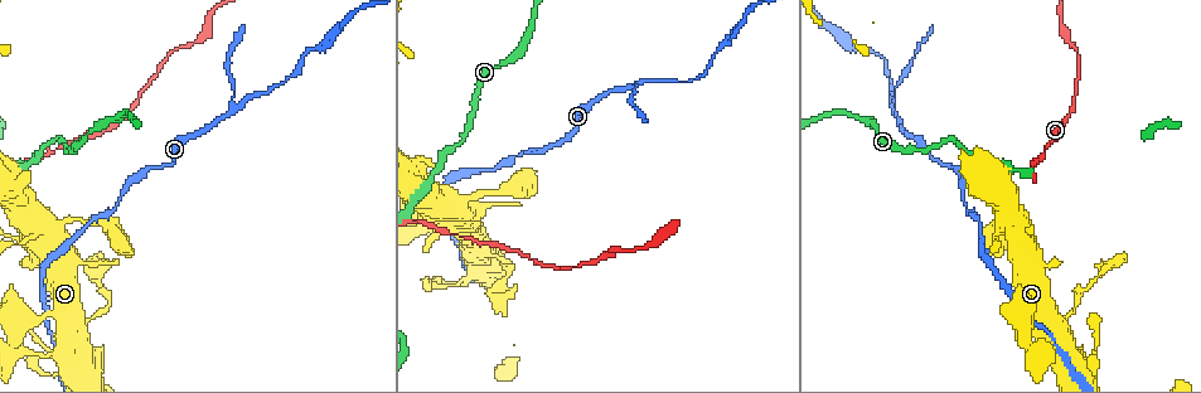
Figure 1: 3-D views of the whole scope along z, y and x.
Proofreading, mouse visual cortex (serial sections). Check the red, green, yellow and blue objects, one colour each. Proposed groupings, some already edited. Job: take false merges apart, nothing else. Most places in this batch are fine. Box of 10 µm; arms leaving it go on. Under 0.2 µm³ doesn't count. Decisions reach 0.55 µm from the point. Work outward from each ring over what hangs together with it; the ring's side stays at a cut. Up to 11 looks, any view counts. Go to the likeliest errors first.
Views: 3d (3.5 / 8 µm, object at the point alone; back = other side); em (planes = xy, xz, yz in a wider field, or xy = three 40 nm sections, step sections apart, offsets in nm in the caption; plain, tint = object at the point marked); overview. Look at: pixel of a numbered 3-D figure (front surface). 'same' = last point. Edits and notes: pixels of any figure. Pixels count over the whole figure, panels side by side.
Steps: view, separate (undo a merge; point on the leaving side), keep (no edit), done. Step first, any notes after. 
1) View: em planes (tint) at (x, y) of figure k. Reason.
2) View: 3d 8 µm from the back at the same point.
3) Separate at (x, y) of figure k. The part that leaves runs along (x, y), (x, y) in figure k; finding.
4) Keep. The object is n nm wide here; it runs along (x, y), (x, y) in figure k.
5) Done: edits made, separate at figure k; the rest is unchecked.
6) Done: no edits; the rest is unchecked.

View: 3d 3.5 µm at (1001, 226) of figure 1. Abrupt turn.

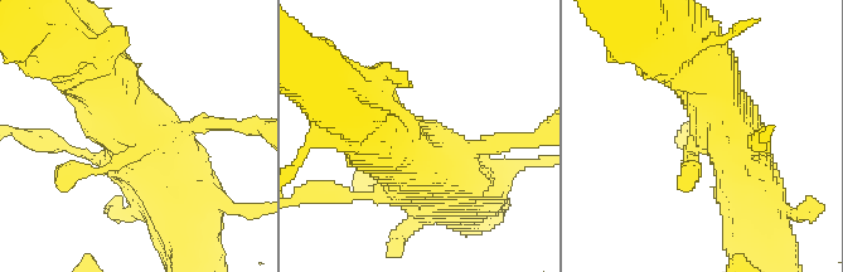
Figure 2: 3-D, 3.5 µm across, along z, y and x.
View: em xy step 2 (tint) at (147, 138) of figure 2. Shape alone is not enough.

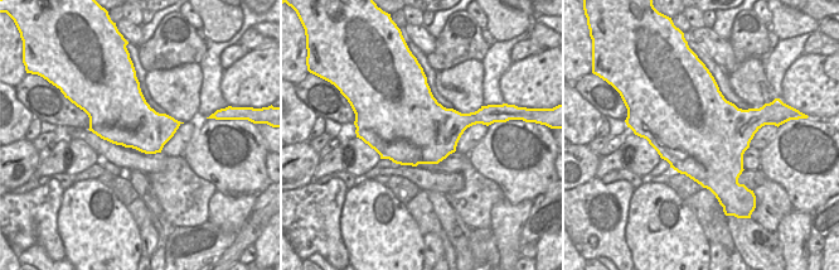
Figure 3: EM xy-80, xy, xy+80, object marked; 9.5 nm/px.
Keep. The object is 750 nm wide here; it runs along (185, 224), (159, 155), (108, 86) in figure 2; continuous, no second cell.

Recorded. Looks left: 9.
View: 3d 3.5 µm at (32, 318) of figure 1. Branch point.

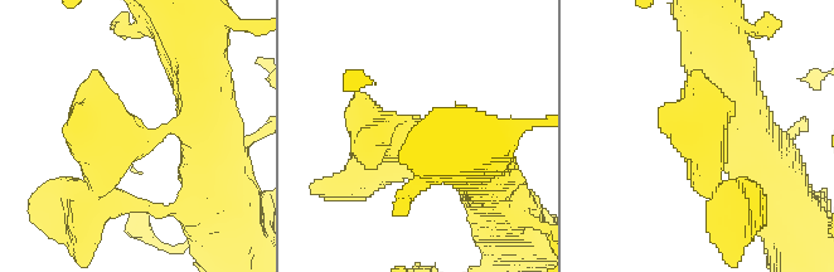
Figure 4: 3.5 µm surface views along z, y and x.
View: em xy step 5 (tint) at (137, 135) of figure 4. Need the tissue.

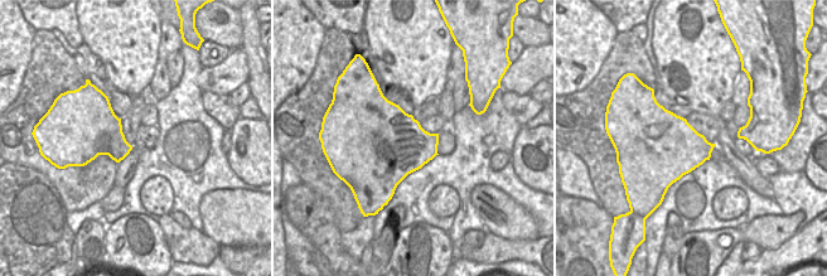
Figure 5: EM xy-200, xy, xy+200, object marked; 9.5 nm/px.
Keep. It runs along (192, 122), (126, 137), (88, 215) in figure 4; all the same cell.

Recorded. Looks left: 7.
View: 3d 3.5 µm at (890, 87) of figure 1. A narrow waist.

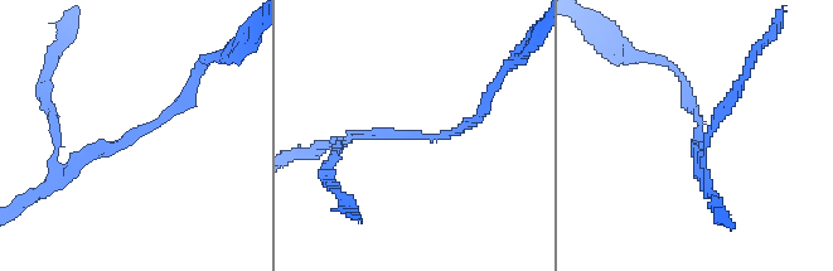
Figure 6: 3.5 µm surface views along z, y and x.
View: em xy step 1 (tint) at (434, 137) of figure 6. The arms are 150, 150 nm wide.

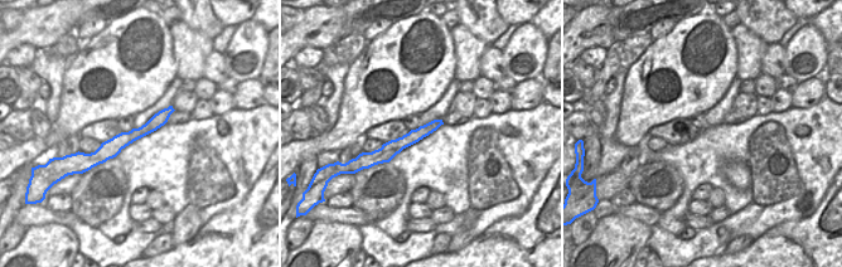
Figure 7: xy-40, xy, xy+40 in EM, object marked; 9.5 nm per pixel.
View: em xy step 3 (tint) at the same point. Cut it another way.

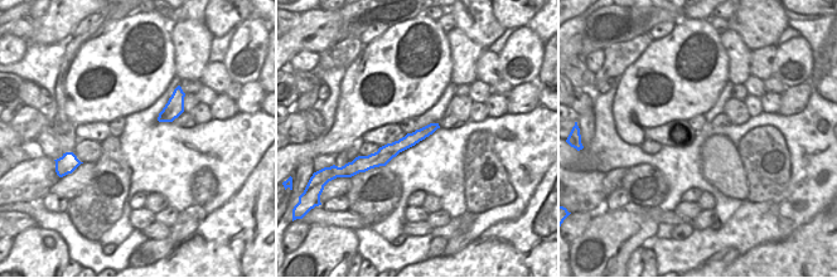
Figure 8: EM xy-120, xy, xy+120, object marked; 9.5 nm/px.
Keep. It runs along (434, 126), (390, 150), (371, 165) in figure 8; continuous, no second cell.

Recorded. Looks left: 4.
View: 3d 3.5 µm at (62, 139) of figure 1. Sharp bend.

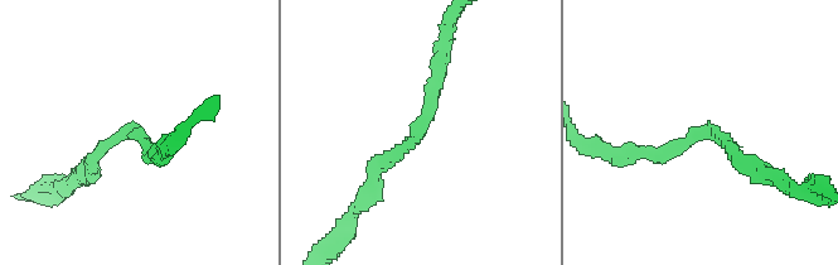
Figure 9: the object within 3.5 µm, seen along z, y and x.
View: em planes (tint) at (705, 128) of figure 9.

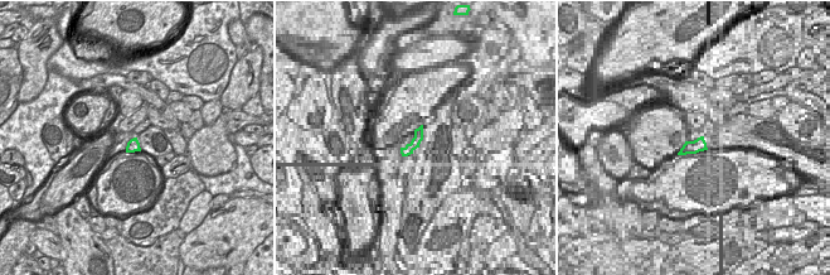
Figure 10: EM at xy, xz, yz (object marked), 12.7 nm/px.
Keep. It runs along (440, 67), (432, 110), (374, 164), (374, 187) in figure 9; one cell here.

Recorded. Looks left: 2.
Done: no edits; the rest is unchecked.

